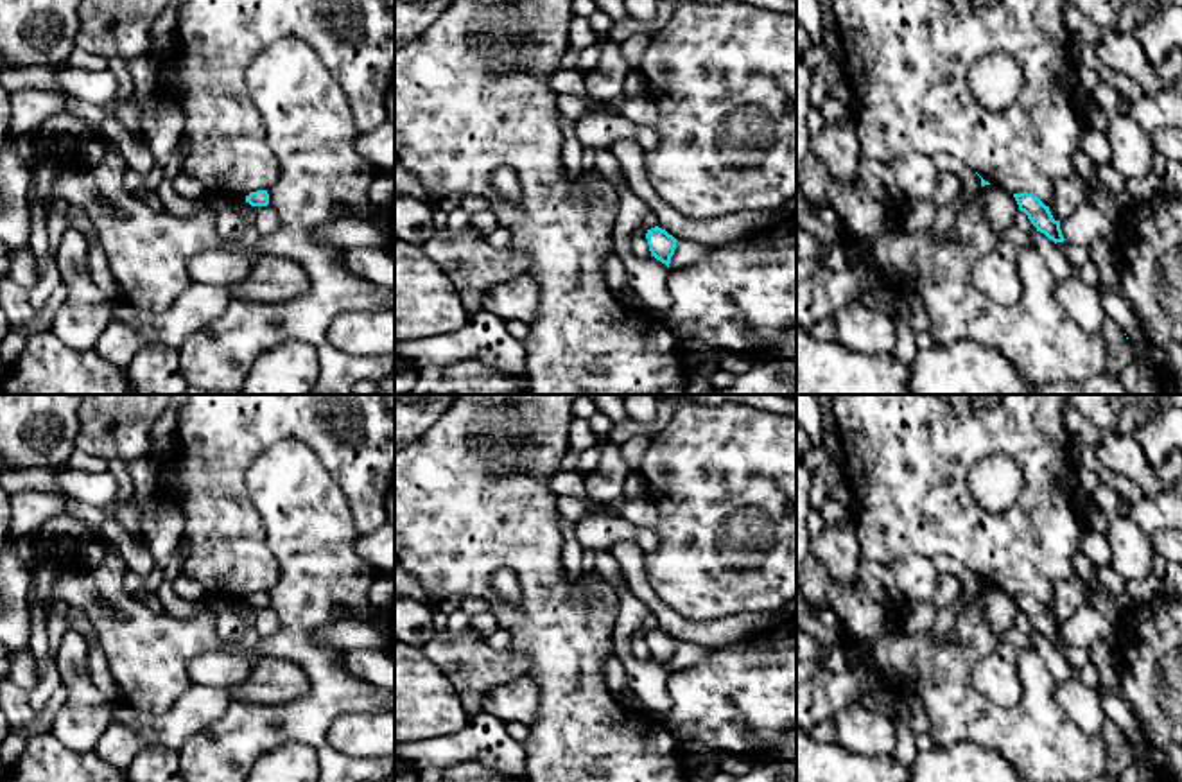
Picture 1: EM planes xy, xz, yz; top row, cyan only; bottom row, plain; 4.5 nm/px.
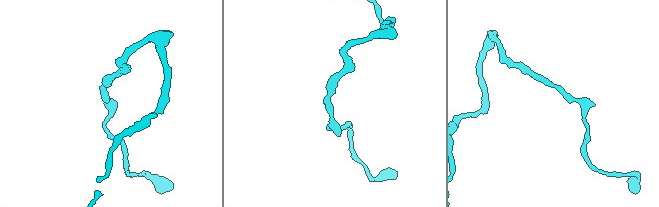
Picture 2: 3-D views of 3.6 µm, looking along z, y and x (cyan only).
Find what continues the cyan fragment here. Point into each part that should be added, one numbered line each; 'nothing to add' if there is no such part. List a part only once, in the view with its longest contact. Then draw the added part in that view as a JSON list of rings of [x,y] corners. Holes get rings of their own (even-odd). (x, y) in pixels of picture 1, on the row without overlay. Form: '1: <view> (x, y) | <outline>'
nothing to add

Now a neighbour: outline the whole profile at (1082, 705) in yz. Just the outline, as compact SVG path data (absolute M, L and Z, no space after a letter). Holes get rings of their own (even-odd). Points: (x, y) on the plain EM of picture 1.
M1076 676L1064 683L1056 683L1053 698L1060 710L1080 730L1089 735L1099 735L1103 730L1103 703L1099 692L1085 687Z

